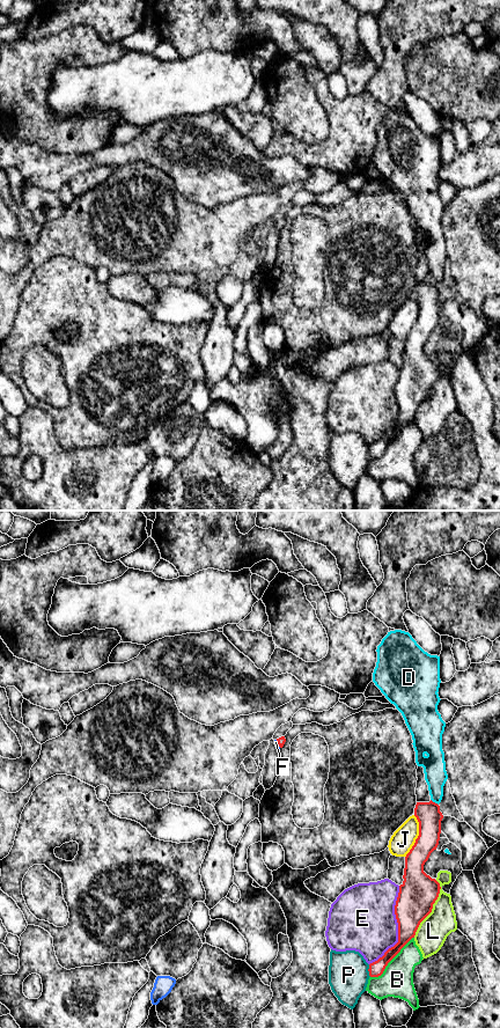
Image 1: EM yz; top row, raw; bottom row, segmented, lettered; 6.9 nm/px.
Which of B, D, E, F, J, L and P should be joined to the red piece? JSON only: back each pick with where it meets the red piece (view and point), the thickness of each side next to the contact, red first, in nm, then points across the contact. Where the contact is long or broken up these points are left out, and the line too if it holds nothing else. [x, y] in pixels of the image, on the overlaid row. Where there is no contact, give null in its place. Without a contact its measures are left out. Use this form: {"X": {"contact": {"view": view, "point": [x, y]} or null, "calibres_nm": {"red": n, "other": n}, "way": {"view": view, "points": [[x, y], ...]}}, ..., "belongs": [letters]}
{"F": {"contact": {"view": "yz", "point": [278, 743]}, "calibres_nm": {"red": 50, "other": 30}, "way": {"view": "yz", "points": [[281, 740], [278, 743], [276, 742]]}}, "belongs": ["F"]}

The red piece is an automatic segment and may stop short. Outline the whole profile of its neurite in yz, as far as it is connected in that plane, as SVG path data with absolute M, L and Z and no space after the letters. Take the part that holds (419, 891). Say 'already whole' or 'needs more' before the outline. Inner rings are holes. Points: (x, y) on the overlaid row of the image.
already whole; M431 800L417 802L414 816L419 822L419 836L405 857L404 881L399 886L395 905L398 942L369 964L370 977L381 976L388 963L414 938L420 923L432 912L440 894L440 883L424 872L424 865L439 845L443 815L440 806Z

